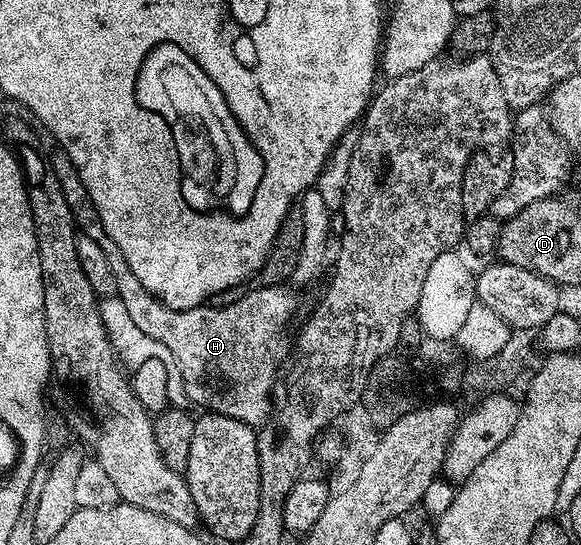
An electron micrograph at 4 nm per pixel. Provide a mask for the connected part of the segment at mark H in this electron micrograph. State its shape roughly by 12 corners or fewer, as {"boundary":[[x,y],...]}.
{"boundary":[[50,154],[114,296],[179,364],[188,399],[266,425],[287,287],[225,307],[165,307],[141,287],[69,155]]}

